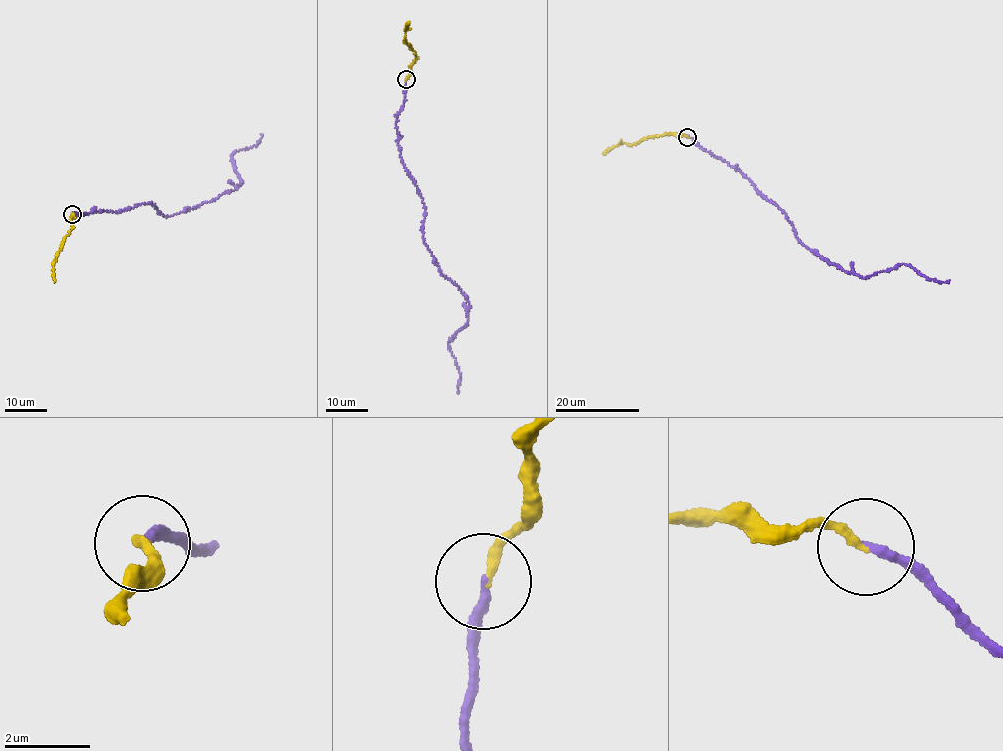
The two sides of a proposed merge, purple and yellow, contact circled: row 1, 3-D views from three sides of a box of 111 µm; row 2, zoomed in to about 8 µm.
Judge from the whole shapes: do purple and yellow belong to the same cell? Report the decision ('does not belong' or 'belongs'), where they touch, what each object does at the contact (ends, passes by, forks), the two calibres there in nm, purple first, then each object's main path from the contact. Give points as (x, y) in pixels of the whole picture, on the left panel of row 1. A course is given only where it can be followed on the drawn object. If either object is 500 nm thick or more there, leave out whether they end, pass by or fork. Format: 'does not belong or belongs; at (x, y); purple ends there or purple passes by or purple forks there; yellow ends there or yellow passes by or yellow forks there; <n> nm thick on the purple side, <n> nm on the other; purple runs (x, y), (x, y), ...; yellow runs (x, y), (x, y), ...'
does not belong; at (72, 214); purple ends there; yellow ends there; 200 nm thick on the purple side, 180 nm on the other; purple runs (72, 214), (116, 212), (148, 202), (168, 216), (216, 199), (242, 183), (232, 154), (256, 145), (261, 133); yellow runs (72, 214), (70, 222), (73, 227), (51, 263), (54, 282)

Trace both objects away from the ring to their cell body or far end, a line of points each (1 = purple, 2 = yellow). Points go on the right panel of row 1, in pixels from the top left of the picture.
1: (687, 137), (739, 170), (782, 209), (802, 243), (830, 264), (865, 279), (904, 264), (927, 278), (950, 280)
2: (687, 137), (666, 133), (649, 136), (635, 143), (620, 142), (602, 154)

